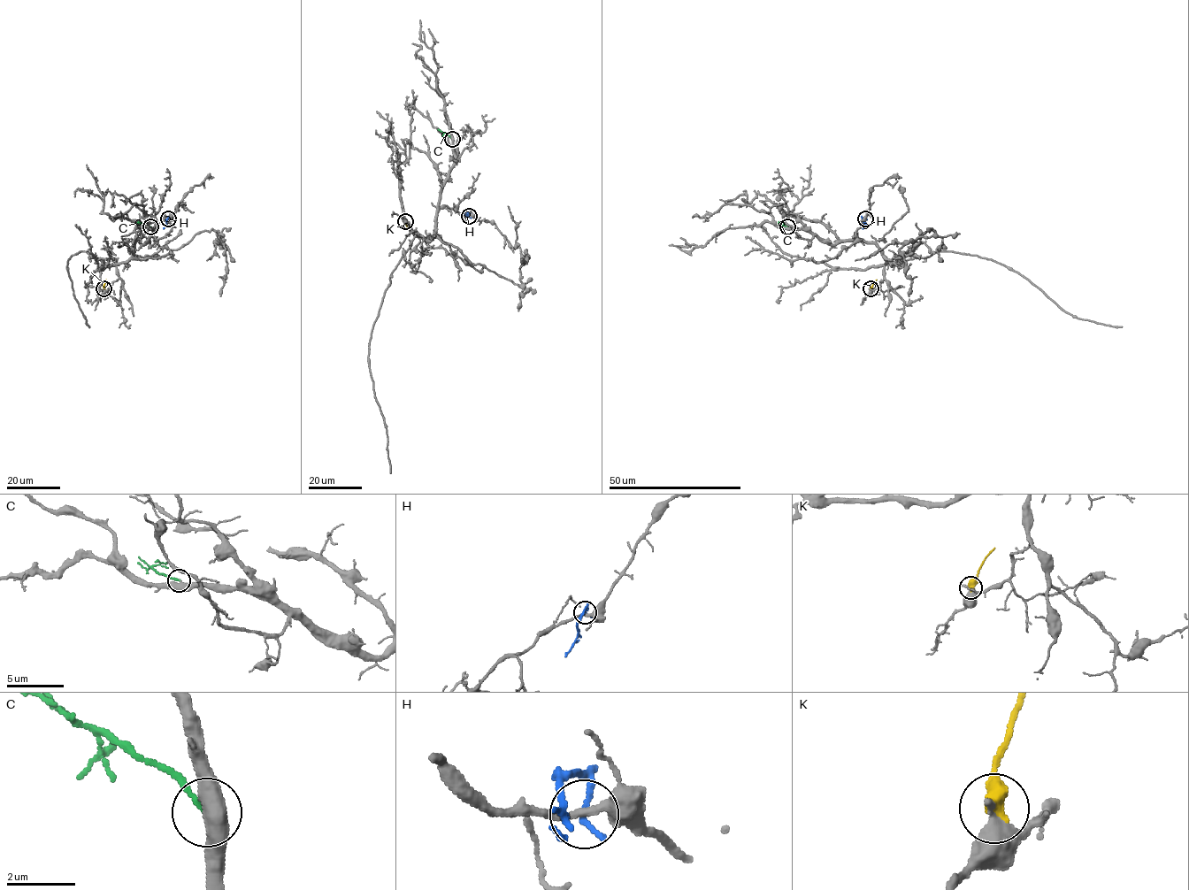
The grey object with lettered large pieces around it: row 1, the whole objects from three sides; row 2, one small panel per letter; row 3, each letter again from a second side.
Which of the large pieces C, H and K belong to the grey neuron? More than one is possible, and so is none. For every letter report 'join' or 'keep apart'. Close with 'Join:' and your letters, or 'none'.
C: join
H: keep apart
K: keep apart
Join: C

